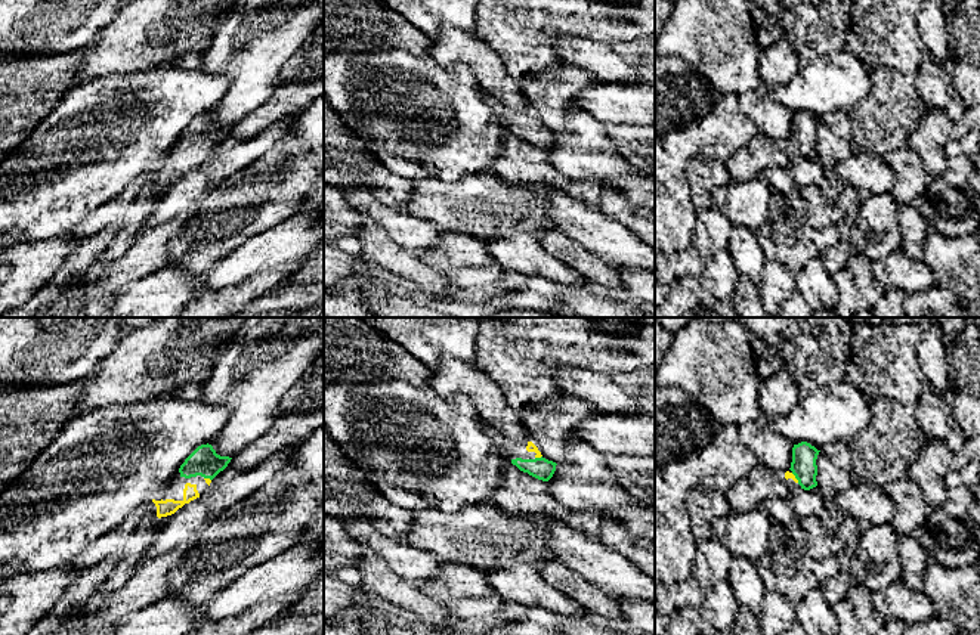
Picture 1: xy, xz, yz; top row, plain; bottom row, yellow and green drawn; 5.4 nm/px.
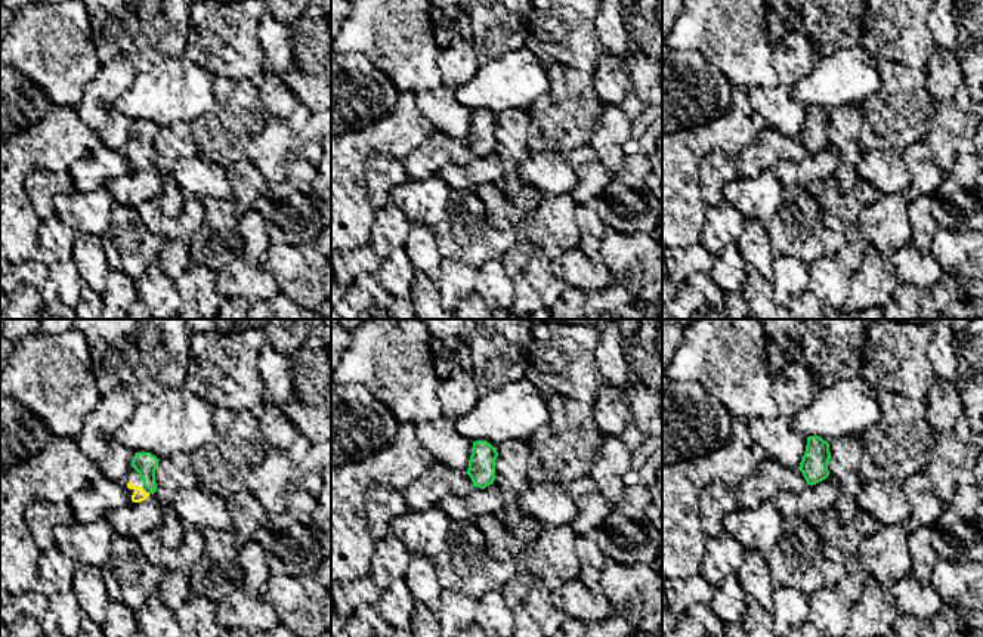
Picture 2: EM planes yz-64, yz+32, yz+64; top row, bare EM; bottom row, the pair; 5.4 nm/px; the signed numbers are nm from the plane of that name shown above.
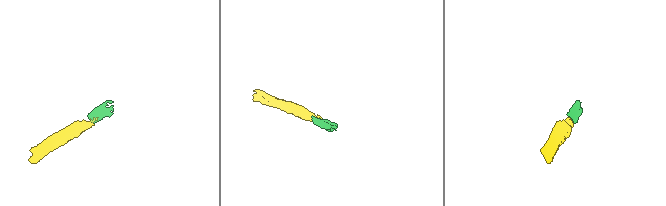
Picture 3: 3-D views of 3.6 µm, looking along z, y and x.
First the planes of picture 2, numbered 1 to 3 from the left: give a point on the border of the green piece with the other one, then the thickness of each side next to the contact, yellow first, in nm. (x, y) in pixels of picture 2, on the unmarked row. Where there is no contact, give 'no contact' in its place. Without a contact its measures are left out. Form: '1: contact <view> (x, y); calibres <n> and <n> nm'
1: no contact
2: no contact
3: no contact

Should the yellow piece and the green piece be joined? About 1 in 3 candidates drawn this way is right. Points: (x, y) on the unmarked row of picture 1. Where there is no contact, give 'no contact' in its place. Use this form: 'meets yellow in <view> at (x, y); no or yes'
meets yellow in yz at (794, 146); yes

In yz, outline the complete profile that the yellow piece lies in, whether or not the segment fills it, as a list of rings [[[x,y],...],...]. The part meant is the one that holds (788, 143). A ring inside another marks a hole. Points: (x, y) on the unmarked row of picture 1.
[[[807,111],[794,114],[791,137],[785,142],[785,148],[792,148],[804,159],[810,159],[817,155],[817,134],[816,128],[820,120]]]

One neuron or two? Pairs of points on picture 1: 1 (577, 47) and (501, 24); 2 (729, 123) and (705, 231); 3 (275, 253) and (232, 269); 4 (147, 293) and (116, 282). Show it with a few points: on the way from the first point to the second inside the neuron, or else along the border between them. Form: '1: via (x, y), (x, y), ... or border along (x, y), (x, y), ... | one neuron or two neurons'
1: border along (557, 39), (586, 37), (593, 40) | two neurons
2: border along (698, 213), (692, 245) | two neurons
3: via (265, 253), (259, 253), (243, 263) | one neuron
4: border along (157, 270), (129, 282), (117, 294) | two neurons

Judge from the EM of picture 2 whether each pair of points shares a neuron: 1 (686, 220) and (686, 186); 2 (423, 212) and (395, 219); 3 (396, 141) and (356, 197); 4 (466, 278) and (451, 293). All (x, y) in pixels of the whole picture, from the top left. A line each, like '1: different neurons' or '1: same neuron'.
1: same neuron
2: different neurons
3: same neuron
4: same neuron

